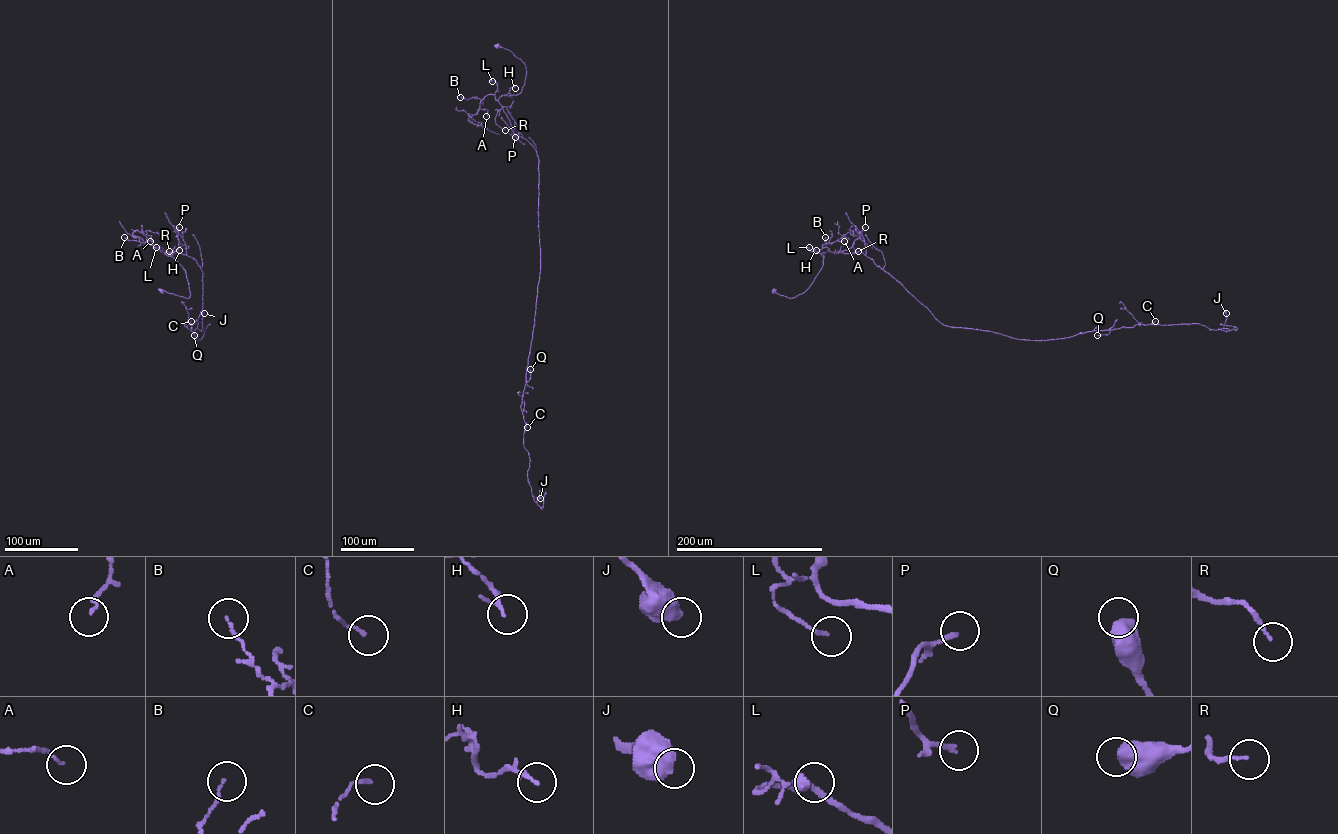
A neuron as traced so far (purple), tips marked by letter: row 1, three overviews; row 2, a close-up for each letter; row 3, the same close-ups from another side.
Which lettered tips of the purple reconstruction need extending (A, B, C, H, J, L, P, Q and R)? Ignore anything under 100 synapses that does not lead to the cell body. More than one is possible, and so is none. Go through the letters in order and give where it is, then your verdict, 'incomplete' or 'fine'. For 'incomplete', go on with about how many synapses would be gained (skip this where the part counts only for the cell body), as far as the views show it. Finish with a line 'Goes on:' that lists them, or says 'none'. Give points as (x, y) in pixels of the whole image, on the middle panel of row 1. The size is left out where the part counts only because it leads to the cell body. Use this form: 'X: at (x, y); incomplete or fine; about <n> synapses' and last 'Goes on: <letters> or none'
A: at (486, 116); fine
B: at (460, 97); fine
C: at (527, 427); fine
H: at (515, 88); fine
J: at (540, 498); fine
L: at (492, 81); fine
P: at (515, 137); fine
Q: at (530, 369); fine
R: at (505, 130); fine
Goes on: none

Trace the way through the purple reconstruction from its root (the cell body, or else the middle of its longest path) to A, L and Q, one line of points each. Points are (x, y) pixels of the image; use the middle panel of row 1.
A: (496, 46), (519, 58), (526, 75), (517, 95), (481, 100), (486, 116)
L: (496, 46), (519, 58), (526, 75), (519, 93), (496, 100), (497, 83), (492, 81)
Q: (496, 46), (525, 66), (521, 91), (498, 101), (513, 132), (538, 158), (540, 270), (526, 382), (530, 369)

